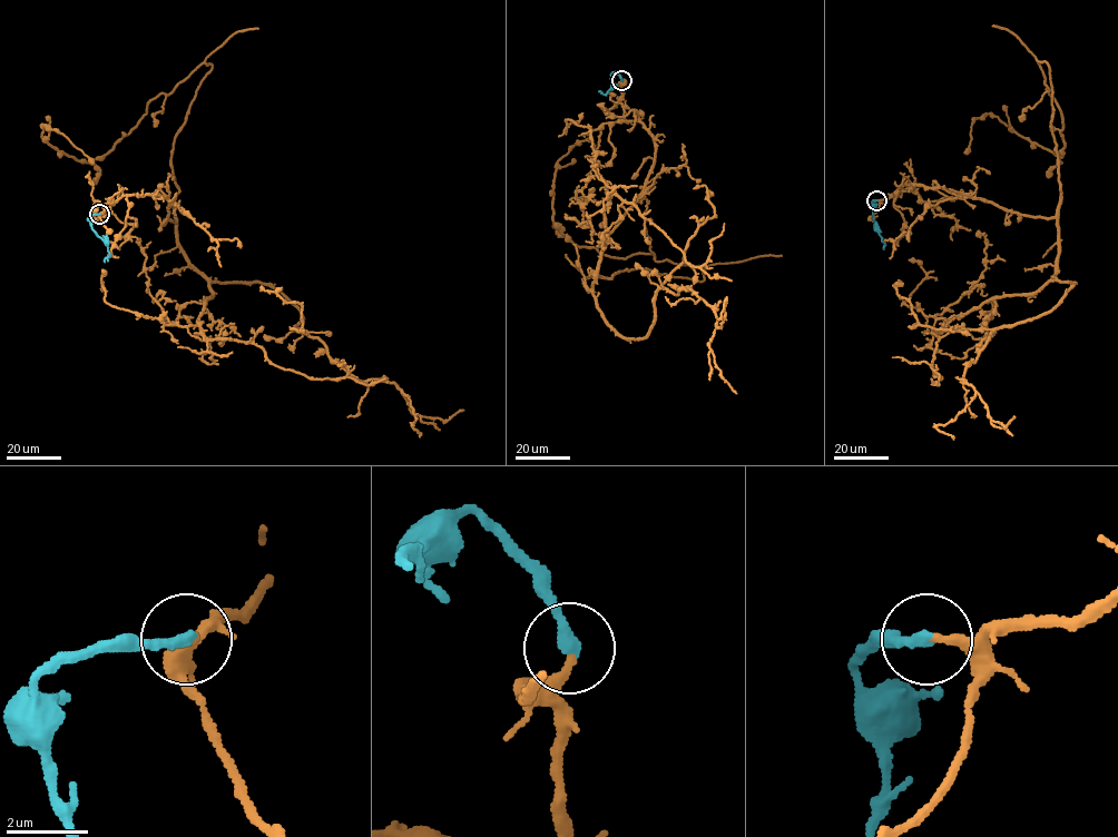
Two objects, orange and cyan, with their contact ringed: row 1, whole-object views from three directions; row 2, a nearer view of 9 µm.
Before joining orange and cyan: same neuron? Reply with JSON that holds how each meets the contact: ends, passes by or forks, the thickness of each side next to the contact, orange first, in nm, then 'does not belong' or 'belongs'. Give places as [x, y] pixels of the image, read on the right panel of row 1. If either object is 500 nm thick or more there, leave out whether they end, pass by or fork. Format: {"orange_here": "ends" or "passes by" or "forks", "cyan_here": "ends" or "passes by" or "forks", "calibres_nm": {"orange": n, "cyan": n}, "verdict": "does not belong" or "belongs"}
{"orange_here": "ends", "cyan_here": "ends", "calibres_nm": {"orange": 240, "cyan": 300}, "verdict": "belongs"}

